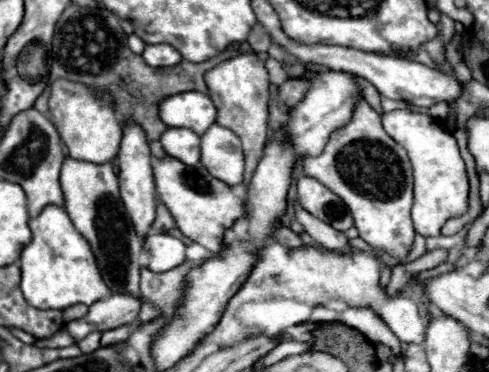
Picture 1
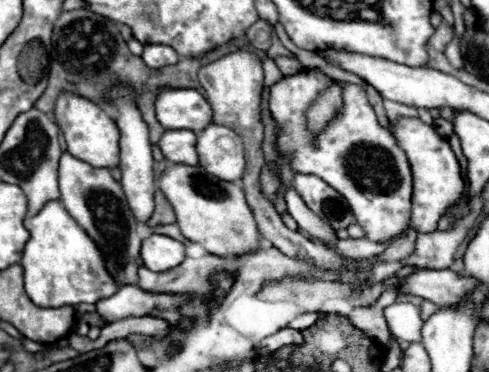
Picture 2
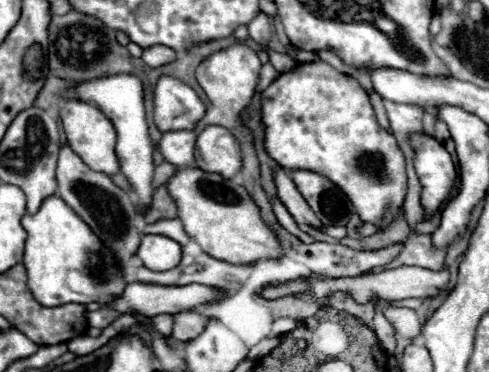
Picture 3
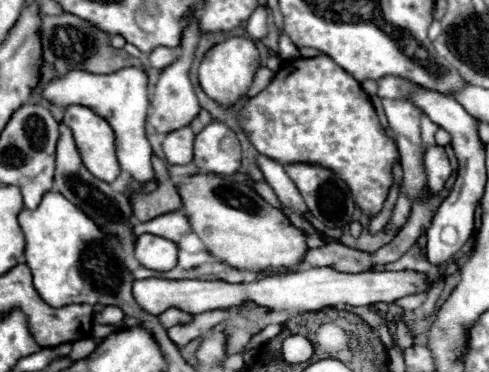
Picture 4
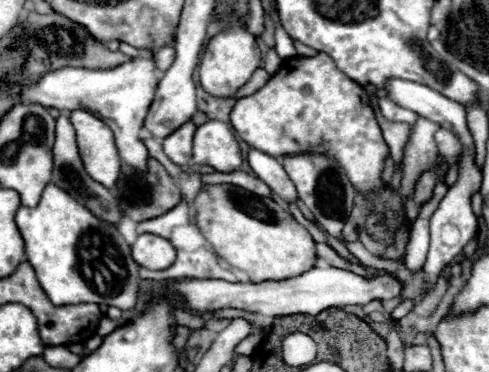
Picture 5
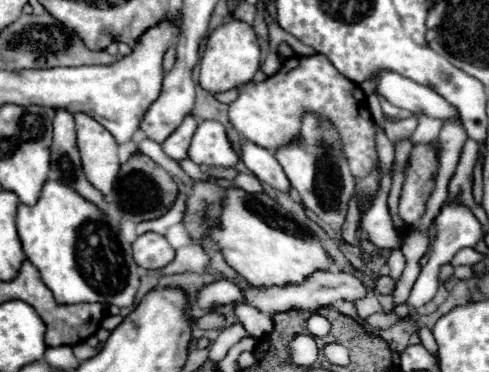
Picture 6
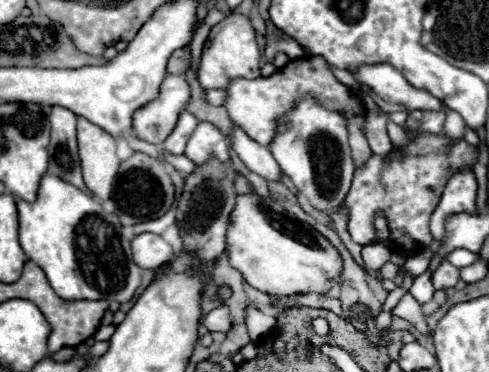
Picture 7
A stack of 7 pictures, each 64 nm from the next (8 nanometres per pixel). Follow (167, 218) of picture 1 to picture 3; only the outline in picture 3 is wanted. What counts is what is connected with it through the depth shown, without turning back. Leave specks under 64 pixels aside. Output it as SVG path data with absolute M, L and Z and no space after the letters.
M156 188L152 198L152 208L144 214L146 224L154 224L162 218L176 218L176 204L172 204L172 198L168 196L166 188Z

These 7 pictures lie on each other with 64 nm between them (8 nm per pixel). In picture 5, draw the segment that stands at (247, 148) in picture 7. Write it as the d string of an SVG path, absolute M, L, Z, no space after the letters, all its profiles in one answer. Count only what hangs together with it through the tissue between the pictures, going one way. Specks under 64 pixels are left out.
M250 150L248 162L250 162L252 170L258 174L258 178L262 178L272 188L272 192L278 194L284 202L292 204L298 200L298 192L278 158L268 156L260 150Z

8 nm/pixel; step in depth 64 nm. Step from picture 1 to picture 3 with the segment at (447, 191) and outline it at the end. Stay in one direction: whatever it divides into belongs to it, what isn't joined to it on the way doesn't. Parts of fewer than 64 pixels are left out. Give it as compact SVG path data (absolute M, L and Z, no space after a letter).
M412 132L408 136L408 144L412 148L416 176L422 186L420 202L424 218L428 220L448 200L456 182L456 166L444 144L426 132Z

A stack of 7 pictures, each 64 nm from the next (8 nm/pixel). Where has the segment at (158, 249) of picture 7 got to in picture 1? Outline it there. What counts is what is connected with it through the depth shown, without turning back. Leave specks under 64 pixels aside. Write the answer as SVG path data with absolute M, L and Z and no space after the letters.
M160 232L160 234L152 234L144 240L144 250L148 252L150 256L150 264L148 268L152 272L166 272L166 270L172 270L176 266L180 266L186 256L184 256L184 242L166 234L166 232Z

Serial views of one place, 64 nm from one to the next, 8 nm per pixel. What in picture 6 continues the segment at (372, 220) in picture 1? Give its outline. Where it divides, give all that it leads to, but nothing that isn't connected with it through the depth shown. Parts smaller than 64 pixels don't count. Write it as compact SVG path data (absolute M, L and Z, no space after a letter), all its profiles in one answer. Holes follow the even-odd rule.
M324 54L286 58L274 76L260 84L238 86L238 90L238 100L230 104L230 122L244 140L266 150L278 150L300 136L304 114L318 114L340 134L342 150L354 178L364 178L378 166L376 124L368 110L366 96L360 92L360 86L342 76ZM358 92L360 100L356 98Z

